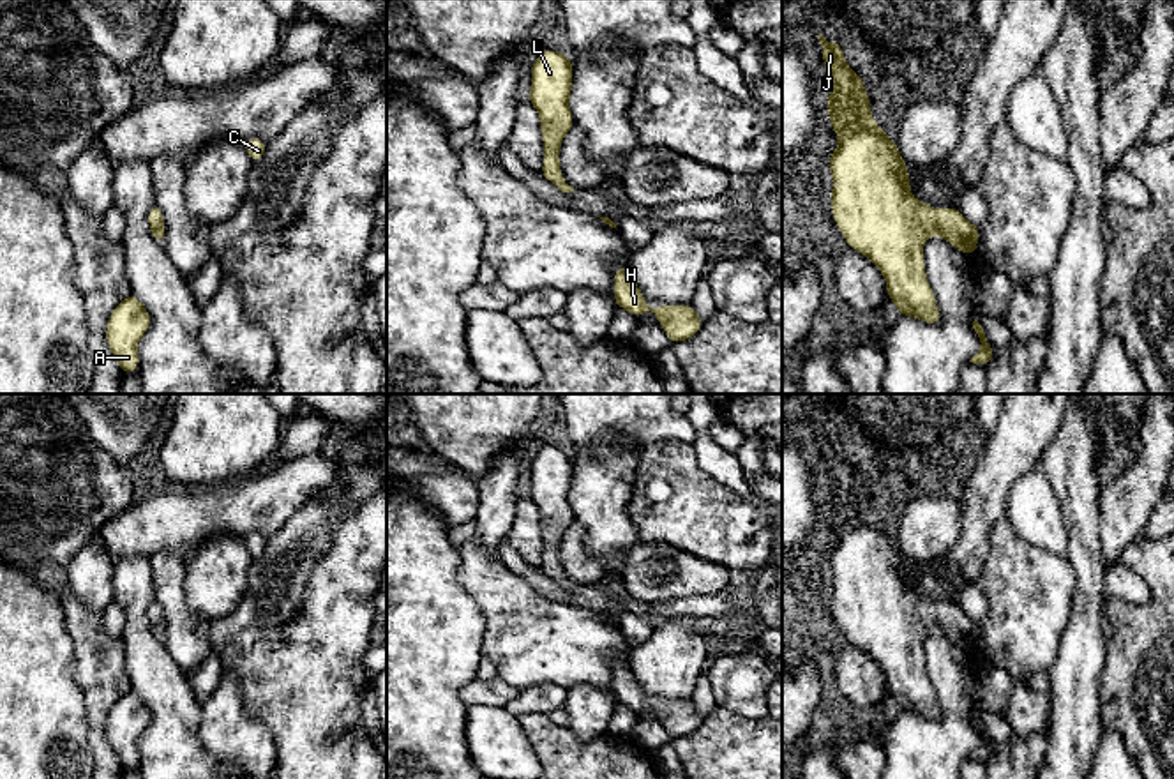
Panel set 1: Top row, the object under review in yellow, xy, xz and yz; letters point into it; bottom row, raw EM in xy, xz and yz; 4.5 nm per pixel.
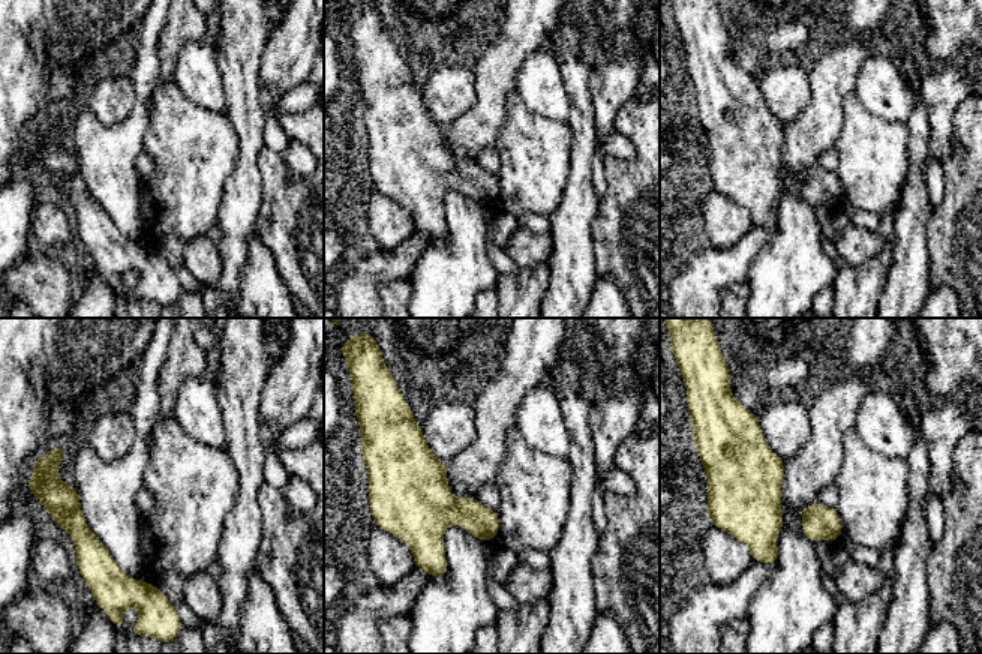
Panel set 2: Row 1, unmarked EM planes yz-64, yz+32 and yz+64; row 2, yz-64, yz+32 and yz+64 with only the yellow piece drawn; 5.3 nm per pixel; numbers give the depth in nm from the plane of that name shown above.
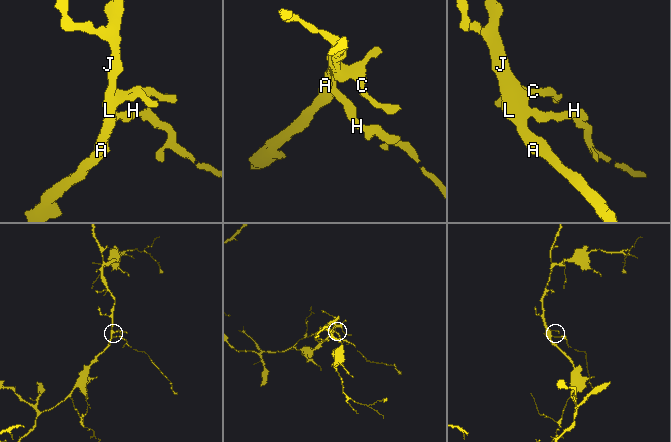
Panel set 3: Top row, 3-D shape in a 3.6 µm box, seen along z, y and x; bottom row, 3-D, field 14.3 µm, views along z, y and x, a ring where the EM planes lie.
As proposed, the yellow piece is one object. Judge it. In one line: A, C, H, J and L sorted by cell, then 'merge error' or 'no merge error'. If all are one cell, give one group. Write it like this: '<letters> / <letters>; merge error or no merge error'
A C H J L; no merge error

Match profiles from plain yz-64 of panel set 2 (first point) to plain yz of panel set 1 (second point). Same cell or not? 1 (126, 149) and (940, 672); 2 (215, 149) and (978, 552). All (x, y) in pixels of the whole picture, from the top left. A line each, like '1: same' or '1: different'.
1: same
2: different

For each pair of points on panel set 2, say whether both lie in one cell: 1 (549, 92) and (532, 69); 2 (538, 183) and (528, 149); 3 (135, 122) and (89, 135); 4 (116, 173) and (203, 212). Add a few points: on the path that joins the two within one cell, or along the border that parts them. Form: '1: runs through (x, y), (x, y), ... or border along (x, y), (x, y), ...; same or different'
1: runs through (543, 86), (538, 75); same
2: runs through (534, 174), (534, 158); same
3: runs through (123, 134), (101, 135); same
4: border along (141, 177), (140, 218); different

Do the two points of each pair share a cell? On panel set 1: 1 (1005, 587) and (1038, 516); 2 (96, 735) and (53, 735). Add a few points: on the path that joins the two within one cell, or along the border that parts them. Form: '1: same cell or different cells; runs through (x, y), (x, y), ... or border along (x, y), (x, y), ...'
1: different cells; border along (1005, 518), (1028, 543), (1065, 557)
2: different cells; border along (82, 695), (87, 742), (96, 760)

